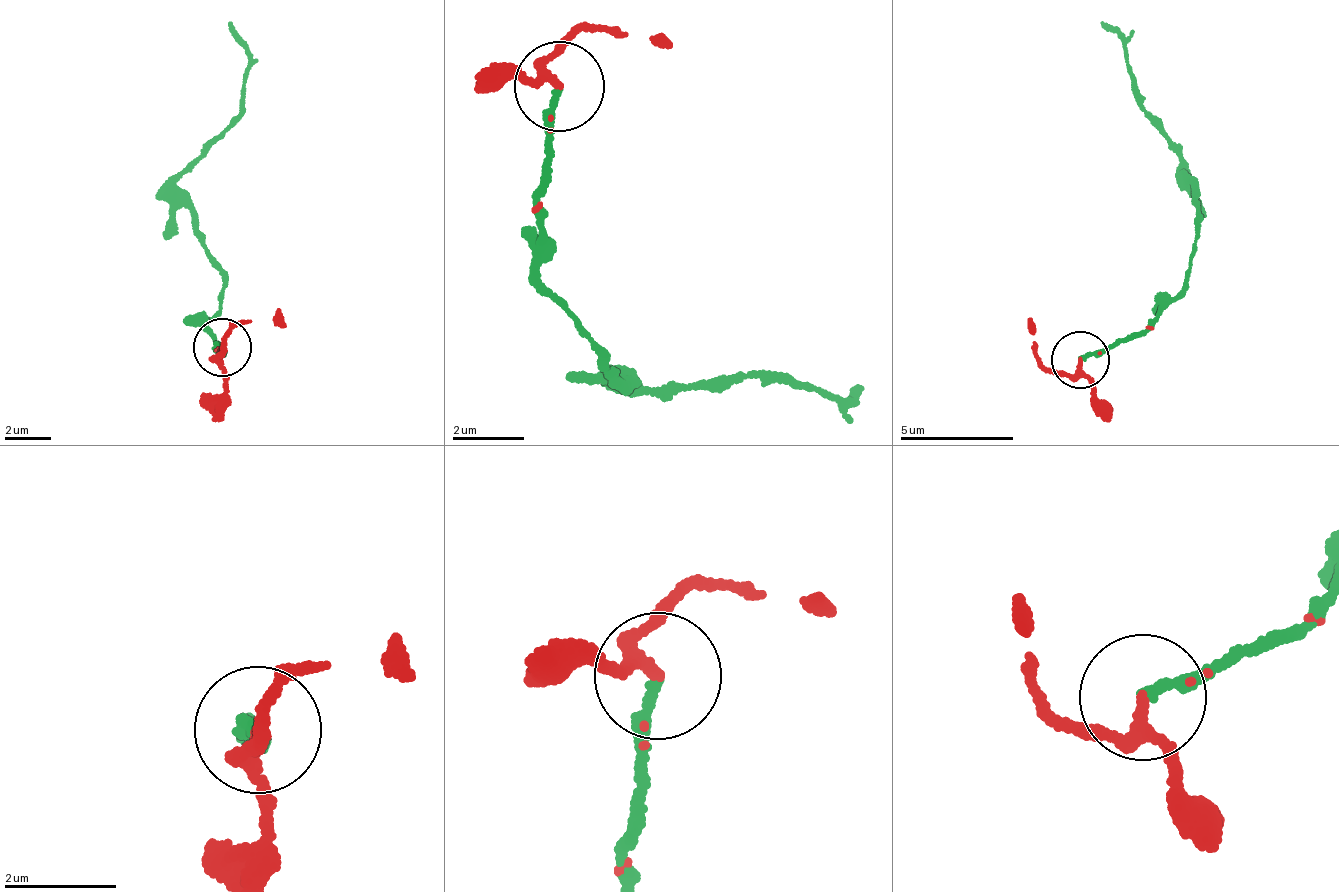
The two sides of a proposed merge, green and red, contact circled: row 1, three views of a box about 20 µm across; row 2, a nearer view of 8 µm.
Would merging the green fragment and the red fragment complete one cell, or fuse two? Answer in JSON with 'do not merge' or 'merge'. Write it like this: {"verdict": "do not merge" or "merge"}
{"verdict": "merge"}

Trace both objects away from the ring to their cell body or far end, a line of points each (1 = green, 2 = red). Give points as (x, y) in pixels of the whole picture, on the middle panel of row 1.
1: (556, 87), (537, 194), (543, 276), (629, 394), (644, 386), (785, 383), (841, 407), (856, 391)
2: (556, 87), (555, 62), (590, 26), (660, 36)

